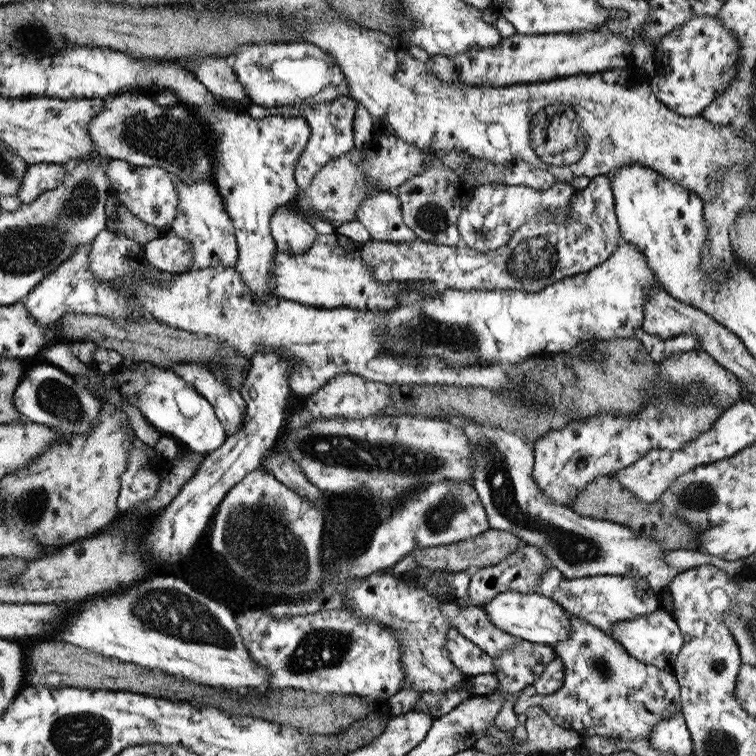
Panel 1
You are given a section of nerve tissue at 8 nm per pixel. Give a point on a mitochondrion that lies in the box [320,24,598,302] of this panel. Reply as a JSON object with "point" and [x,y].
{"point":[558,135]}

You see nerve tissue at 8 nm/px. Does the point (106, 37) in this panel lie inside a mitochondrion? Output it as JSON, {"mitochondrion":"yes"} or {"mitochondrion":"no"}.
{"mitochondrion":"no"}

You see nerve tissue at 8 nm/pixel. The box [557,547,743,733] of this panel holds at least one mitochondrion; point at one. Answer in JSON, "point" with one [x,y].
{"point":[600,665]}

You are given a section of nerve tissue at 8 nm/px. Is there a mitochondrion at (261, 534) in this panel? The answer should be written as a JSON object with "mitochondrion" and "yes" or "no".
{"mitochondrion":"yes"}

